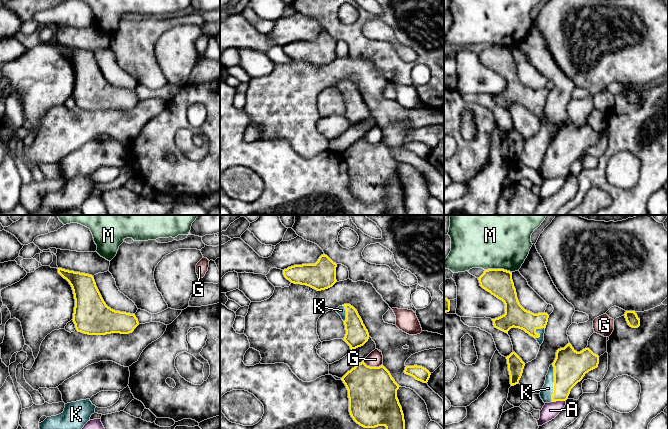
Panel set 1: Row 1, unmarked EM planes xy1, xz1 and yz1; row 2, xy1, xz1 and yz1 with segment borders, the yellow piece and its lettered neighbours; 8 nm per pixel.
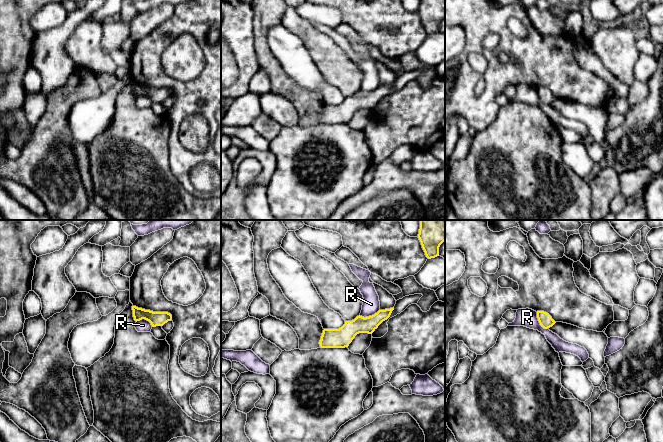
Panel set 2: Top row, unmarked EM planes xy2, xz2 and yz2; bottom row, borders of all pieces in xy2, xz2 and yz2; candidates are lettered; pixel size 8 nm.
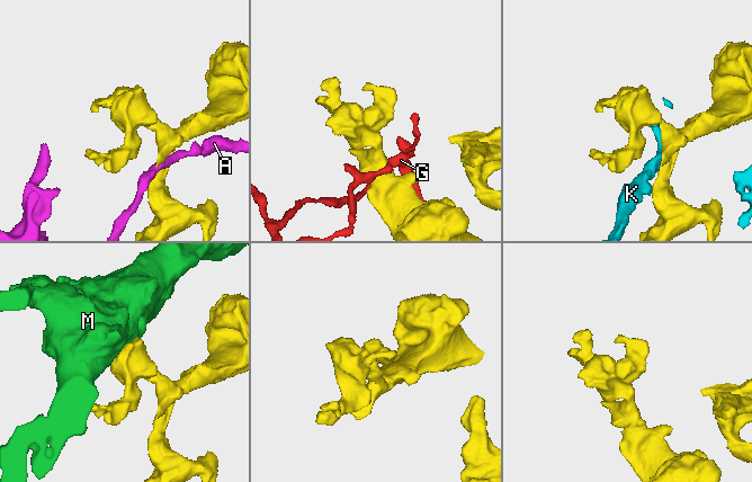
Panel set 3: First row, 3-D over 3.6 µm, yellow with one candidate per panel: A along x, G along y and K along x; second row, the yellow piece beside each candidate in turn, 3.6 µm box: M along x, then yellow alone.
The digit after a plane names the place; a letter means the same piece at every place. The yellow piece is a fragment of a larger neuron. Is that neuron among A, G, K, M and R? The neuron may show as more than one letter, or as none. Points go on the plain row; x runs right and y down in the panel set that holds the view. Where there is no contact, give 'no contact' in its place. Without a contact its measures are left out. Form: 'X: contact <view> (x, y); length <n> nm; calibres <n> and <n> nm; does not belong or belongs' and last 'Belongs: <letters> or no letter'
A: contact yz1 (558, 176); length 110 nm; calibres 240 and 130 nm; does not belong
G: contact xz1 (372, 143); length 170 nm; calibres 400 and 130 nm; does not belong
K: contact yz1 (554, 159); length 300 nm; calibres 260 and 100 nm; belongs
M: contact yz1 (498, 45); length 220 nm; calibres 220 and 360 nm; does not belong
R: contact xz2 (369, 92); length 180 nm; calibres 140 and 140 nm; does not belong
Belongs: K

